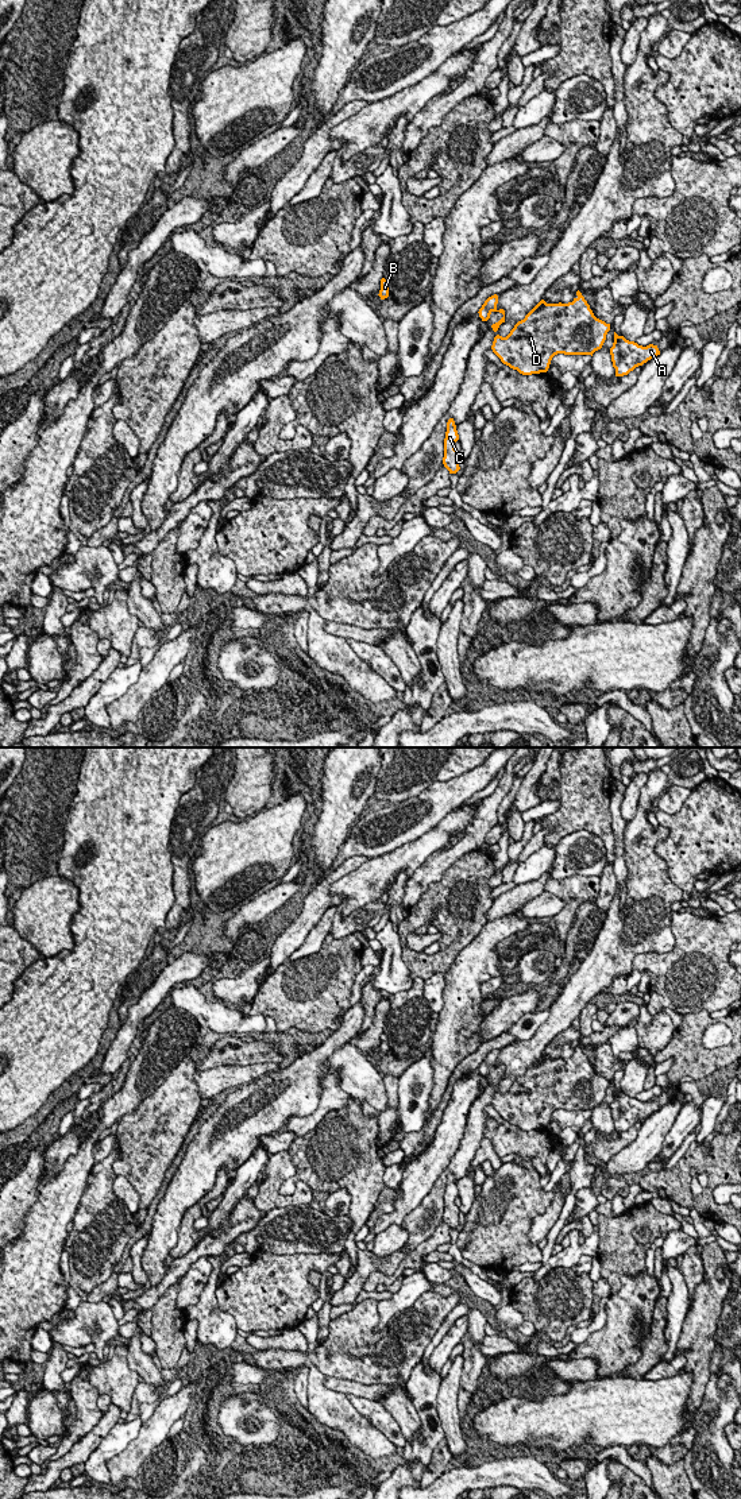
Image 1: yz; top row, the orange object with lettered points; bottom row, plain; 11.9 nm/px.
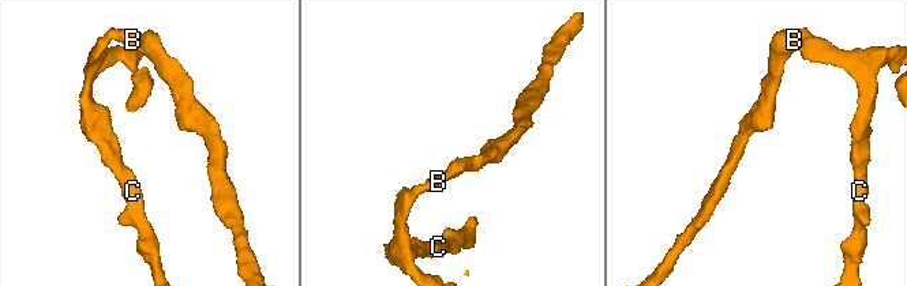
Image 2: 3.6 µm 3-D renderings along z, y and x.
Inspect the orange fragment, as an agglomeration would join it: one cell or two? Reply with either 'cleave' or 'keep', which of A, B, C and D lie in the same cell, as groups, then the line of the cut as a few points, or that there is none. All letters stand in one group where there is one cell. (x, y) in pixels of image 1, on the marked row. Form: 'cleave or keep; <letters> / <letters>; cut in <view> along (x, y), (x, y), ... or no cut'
keep; A B C D; no cut

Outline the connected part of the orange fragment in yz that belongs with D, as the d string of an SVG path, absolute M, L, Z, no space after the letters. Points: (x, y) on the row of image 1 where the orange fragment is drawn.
M579 290L576 295L568 304L541 300L506 337L494 337L493 352L522 375L547 372L557 353L593 356L602 348L610 324L594 316Z

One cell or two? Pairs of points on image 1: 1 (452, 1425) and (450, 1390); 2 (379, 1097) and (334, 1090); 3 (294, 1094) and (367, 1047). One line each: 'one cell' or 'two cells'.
1: one cell
2: two cells
3: two cells

